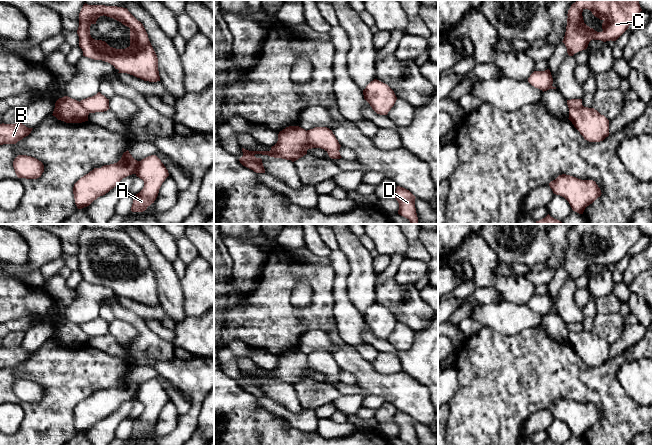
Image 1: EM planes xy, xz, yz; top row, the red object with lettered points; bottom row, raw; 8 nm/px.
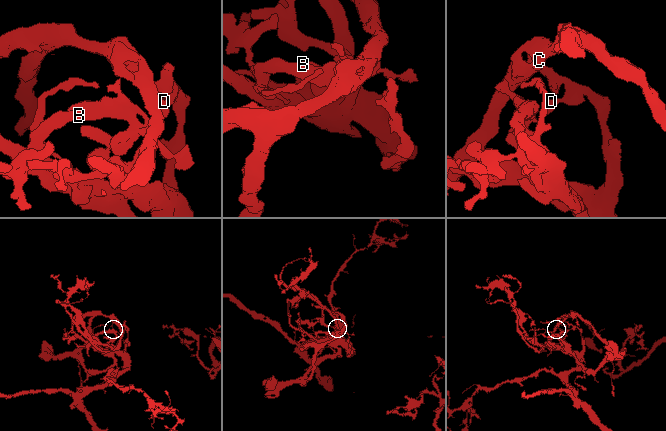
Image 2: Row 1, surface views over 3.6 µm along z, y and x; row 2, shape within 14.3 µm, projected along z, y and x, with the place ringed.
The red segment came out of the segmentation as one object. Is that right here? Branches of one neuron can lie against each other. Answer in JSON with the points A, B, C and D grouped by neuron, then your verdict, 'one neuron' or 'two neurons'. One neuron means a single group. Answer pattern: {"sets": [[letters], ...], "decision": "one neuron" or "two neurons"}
{"sets": [["A", "C"], ["B", "D"]], "decision": "two neurons"}

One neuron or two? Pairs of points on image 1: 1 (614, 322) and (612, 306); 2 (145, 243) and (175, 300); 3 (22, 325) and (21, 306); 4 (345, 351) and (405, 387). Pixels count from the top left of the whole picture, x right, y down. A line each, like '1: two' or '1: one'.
1: two
2: one
3: two
4: one

